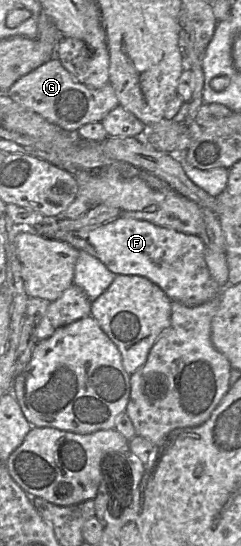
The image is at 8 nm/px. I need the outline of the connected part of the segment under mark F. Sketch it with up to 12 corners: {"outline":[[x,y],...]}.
{"outline":[[118,217],[54,239],[117,275],[150,279],[172,301],[222,290],[206,245],[144,220]]}

